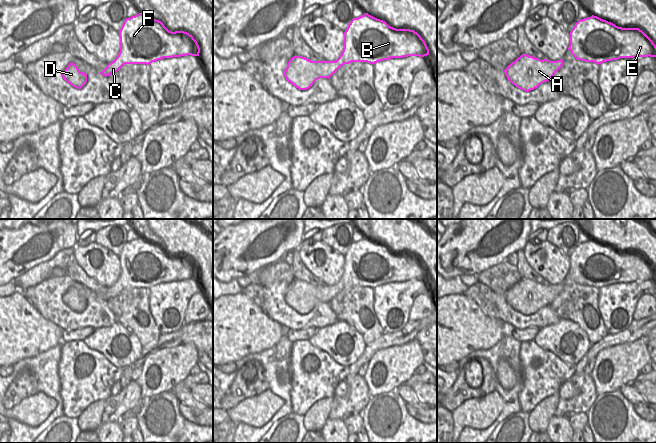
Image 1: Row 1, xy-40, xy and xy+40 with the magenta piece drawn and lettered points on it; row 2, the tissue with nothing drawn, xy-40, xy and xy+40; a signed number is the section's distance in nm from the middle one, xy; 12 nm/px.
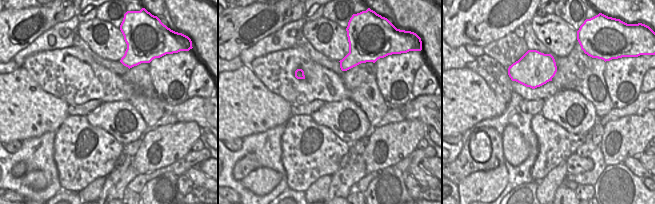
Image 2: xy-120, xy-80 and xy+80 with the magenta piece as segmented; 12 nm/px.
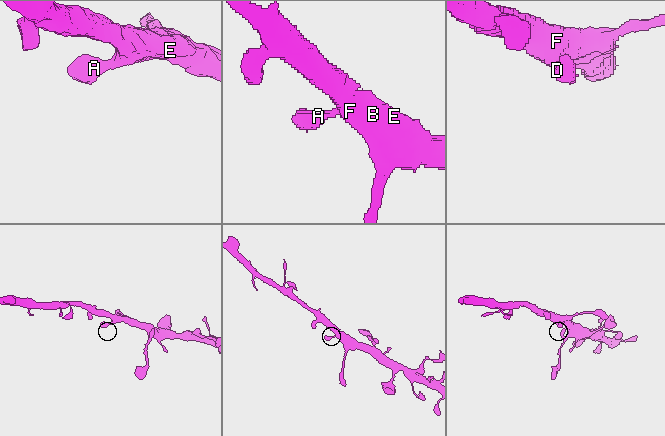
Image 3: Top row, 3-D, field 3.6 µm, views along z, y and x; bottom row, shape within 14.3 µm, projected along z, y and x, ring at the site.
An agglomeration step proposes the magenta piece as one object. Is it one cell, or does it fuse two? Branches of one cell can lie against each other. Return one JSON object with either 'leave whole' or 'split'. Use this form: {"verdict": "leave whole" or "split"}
{"verdict": "leave whole"}

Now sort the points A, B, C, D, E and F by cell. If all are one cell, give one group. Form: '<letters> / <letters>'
A B C D E F

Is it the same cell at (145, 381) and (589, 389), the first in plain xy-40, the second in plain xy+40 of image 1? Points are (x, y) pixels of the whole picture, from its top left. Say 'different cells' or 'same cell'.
different cells

